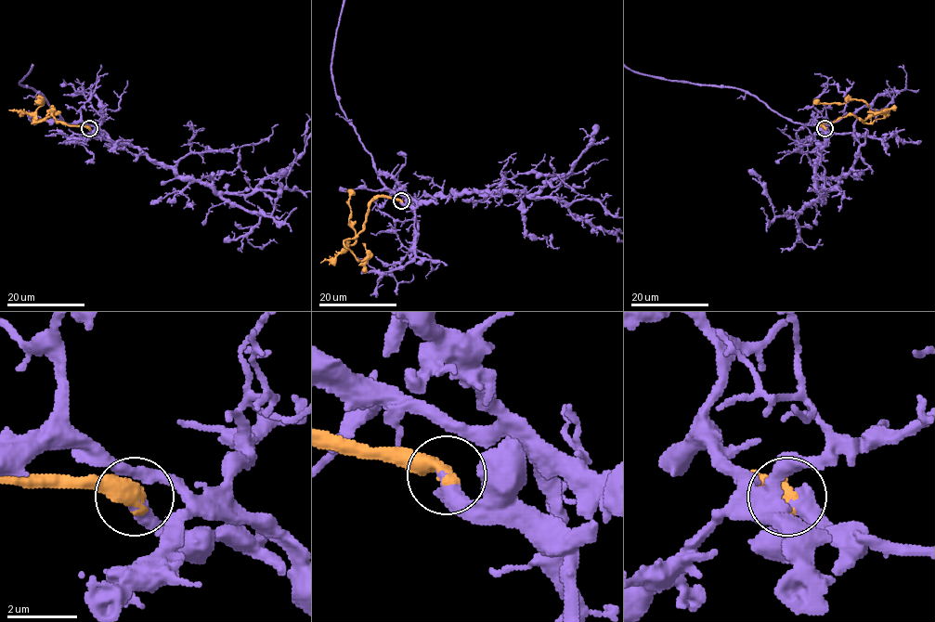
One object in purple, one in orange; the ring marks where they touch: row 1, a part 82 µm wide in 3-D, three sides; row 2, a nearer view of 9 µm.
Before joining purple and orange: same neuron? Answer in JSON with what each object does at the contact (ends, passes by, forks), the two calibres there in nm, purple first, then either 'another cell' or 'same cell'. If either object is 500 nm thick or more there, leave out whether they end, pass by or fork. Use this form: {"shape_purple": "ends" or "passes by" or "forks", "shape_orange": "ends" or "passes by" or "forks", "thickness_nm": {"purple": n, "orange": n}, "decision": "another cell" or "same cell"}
{"thickness_nm": {"purple": 550, "orange": 500}, "decision": "same cell"}

